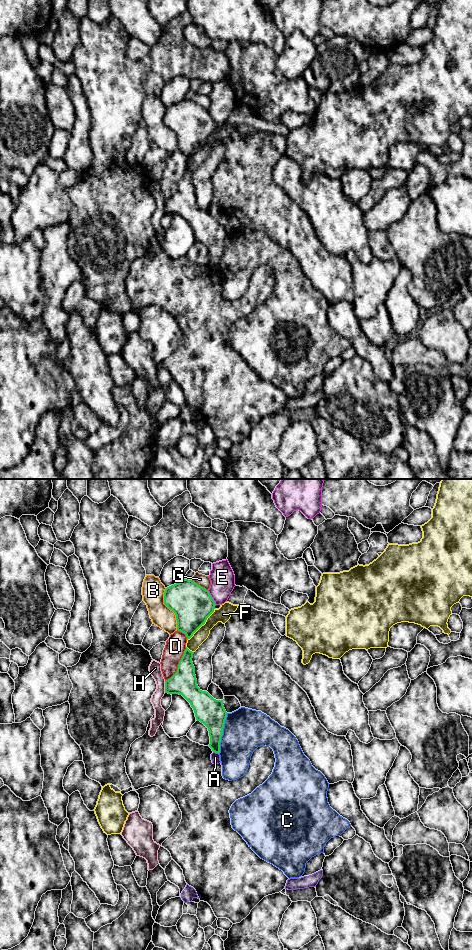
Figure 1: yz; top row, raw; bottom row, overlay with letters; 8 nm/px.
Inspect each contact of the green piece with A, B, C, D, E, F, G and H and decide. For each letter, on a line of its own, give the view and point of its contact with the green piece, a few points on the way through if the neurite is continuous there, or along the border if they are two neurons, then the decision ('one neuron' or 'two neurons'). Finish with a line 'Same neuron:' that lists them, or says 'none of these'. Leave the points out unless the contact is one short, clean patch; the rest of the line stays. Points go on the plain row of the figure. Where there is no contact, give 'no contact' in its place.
A: meets green in yz at (216, 272); border along yz (213, 271), (218, 274); two neurons
B: meets green in yz at (170, 129); two neurons
C: meets green in yz at (222, 253); two neurons
D: meets green in yz at (178, 185); two neurons
E: meets green in yz at (211, 117); two neurons
F: meets green in yz at (203, 144); two neurons
G: meets green in yz at (199, 105); two neurons
H: meets green in yz at (165, 207); two neurons
Same neuron: none of these

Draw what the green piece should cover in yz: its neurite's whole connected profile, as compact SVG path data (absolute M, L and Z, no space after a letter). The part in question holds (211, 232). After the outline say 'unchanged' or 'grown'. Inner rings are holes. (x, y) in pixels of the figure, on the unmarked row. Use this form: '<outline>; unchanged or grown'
M186 167L179 181L177 192L165 201L165 213L182 215L190 223L196 240L208 248L209 267L219 274L227 232L223 220L214 219L208 212L198 207L192 182L193 174L194 172Z; unchanged

